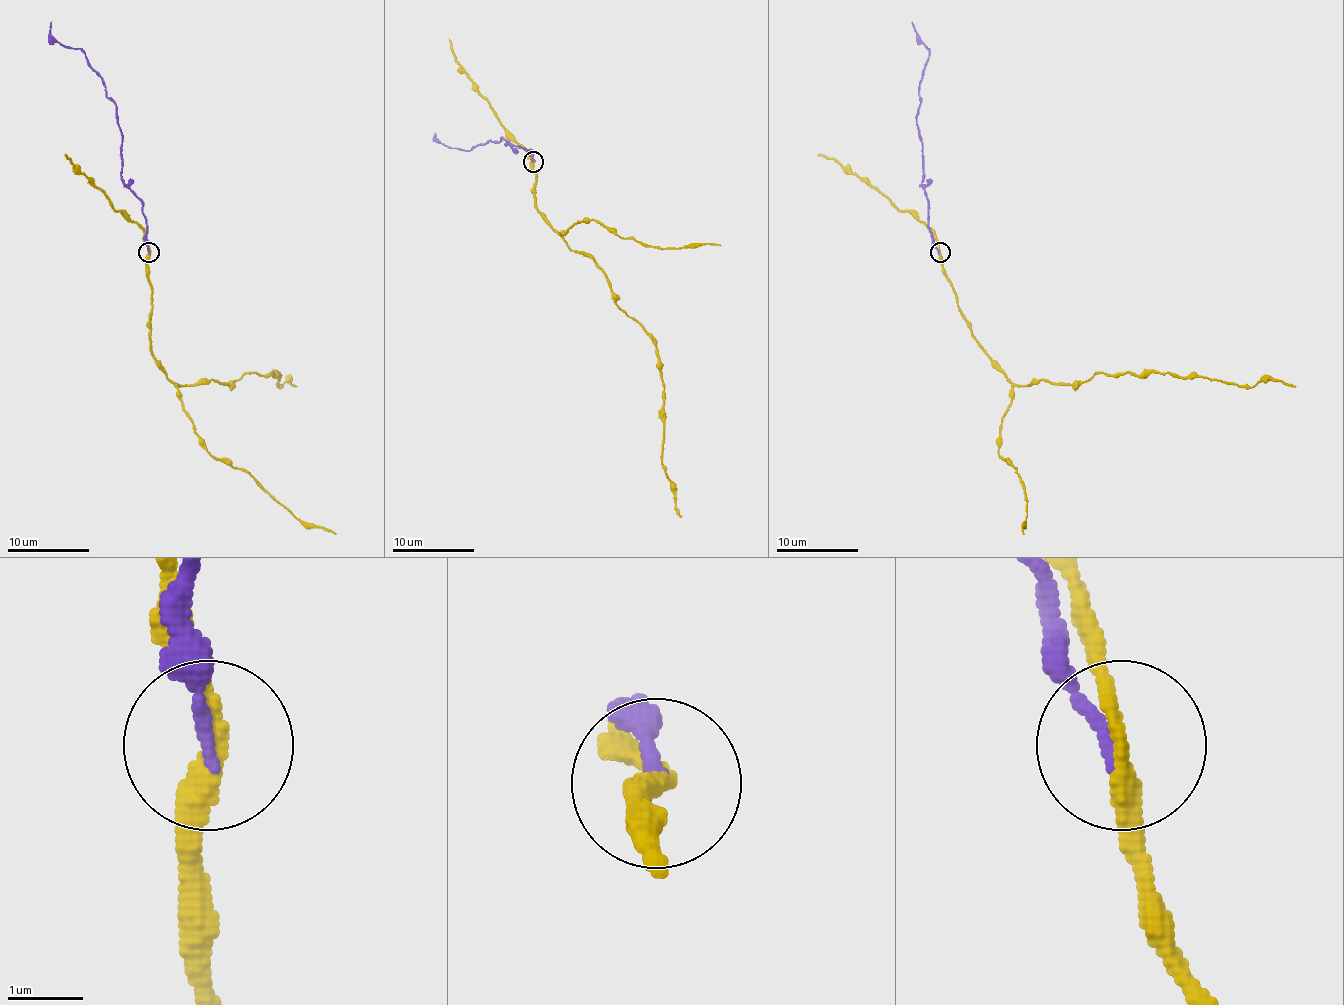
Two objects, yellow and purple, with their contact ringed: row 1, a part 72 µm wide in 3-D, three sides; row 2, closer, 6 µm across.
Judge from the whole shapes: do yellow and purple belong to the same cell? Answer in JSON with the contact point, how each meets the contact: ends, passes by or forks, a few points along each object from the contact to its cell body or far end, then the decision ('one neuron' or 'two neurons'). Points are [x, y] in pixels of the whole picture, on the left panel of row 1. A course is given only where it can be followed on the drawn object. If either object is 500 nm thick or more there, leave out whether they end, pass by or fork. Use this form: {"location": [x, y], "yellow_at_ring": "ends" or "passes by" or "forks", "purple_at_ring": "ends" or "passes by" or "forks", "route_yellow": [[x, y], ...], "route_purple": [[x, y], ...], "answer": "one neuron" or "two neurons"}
{"location": [148, 252], "yellow_at_ring": "passes by", "purple_at_ring": "ends", "route_yellow": [[149, 251], [157, 366], [178, 385], [227, 385], [247, 372], [278, 372], [280, 387], [286, 380], [296, 387]], "route_purple": [[149, 251], [143, 202], [122, 178], [116, 106], [88, 57], [79, 49], [63, 47], [51, 34], [51, 22]], "answer": "two neurons"}

